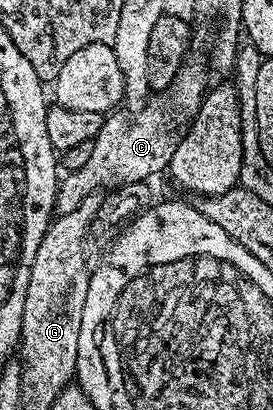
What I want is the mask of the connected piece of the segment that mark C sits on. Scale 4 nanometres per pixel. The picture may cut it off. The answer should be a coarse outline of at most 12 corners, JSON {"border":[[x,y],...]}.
{"border":[[189,58],[166,90],[111,112],[89,160],[59,180],[55,210],[165,172],[204,99]]}

